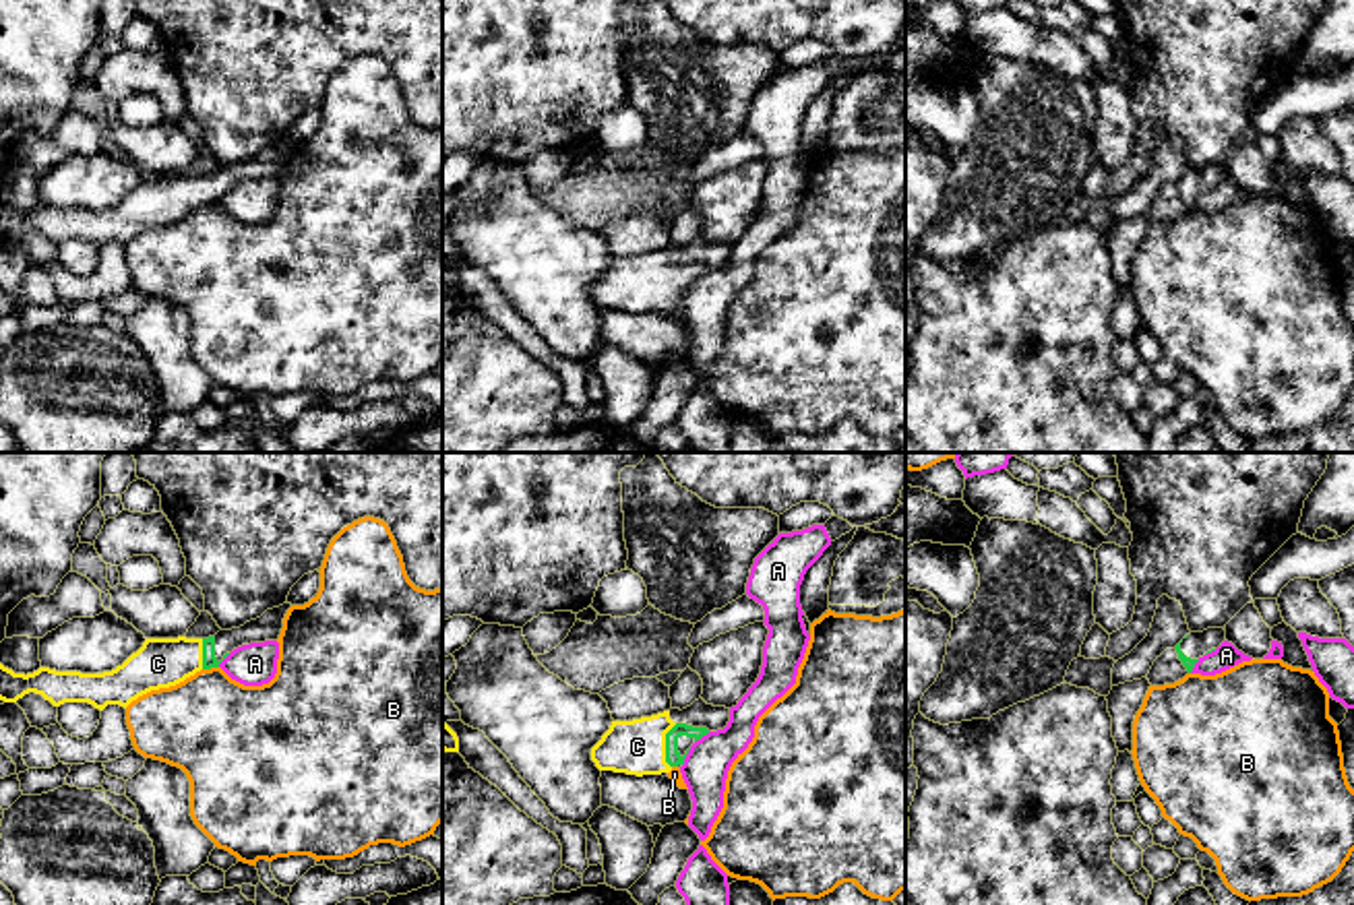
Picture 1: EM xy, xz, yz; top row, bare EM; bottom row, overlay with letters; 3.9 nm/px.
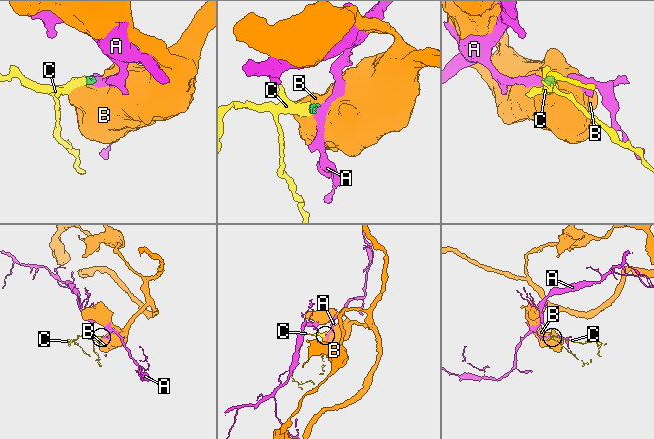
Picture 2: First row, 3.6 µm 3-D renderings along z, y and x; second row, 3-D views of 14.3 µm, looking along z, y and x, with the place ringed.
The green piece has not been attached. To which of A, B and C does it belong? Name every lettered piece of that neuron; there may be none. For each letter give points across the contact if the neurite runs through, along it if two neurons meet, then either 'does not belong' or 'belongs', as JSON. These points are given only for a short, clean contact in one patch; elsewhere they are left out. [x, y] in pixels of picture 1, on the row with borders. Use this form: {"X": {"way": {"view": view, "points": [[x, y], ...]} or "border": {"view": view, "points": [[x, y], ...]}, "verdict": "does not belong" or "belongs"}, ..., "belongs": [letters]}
{"A": {"border": {"view": "xz", "points": [[691, 749], [683, 765]]}, "verdict": "does not belong"}, "B": {"border": {"view": "xy", "points": [[218, 666], [203, 670]]}, "verdict": "does not belong"}, "C": {"way": {"view": "xz", "points": [[672, 757], [666, 746], [637, 746]]}, "verdict": "belongs"}, "belongs": ["C"]}

